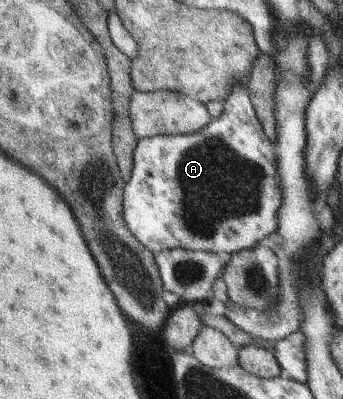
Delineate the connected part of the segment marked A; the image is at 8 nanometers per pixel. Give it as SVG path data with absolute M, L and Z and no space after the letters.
M236 82L234 88L232 88L232 94L226 98L225 102L228 104L226 112L220 118L213 118L208 128L204 128L196 134L189 134L188 136L162 135L146 137L139 141L135 154L134 174L132 180L127 182L126 192L124 192L126 198L122 203L124 204L124 210L126 210L128 226L132 230L131 234L138 236L138 240L142 240L148 248L154 249L156 254L176 249L234 254L246 249L253 249L254 246L258 246L264 238L268 238L278 228L278 210L282 206L282 188L280 188L280 180L278 180L278 172L276 172L276 168L278 168L276 158L278 156L276 156L274 143L270 142L270 136L266 134L264 124L260 122L260 118L256 114L256 108L254 108L254 102L250 98L248 88L240 86L240 82Z

